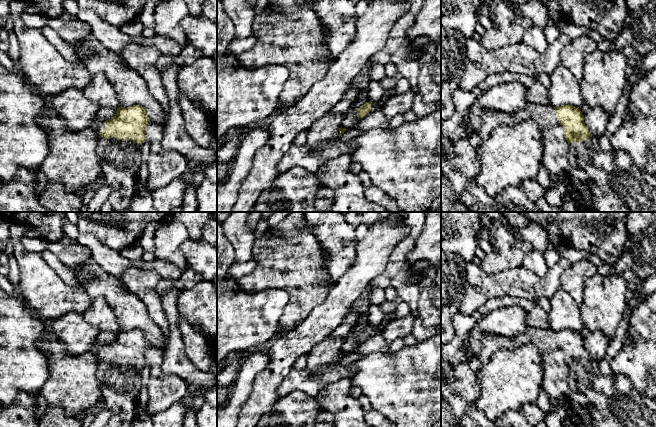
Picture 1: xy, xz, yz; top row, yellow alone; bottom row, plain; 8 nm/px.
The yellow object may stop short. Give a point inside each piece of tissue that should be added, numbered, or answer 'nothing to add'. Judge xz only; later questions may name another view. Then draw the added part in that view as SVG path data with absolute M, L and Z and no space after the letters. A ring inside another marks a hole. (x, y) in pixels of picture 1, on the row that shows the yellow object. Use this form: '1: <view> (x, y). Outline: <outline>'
1: xz (375, 106). Outline: M382 100L382 102L380 104L378 104L377 102L372 102L371 103L371 110L372 111L381 110L382 105L383 105L383 100Z

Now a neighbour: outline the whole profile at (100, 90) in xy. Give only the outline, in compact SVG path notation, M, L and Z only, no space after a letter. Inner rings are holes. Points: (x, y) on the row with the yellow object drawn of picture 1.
M104 73L93 75L89 84L83 89L83 93L100 108L106 106L120 107L117 92L108 76Z

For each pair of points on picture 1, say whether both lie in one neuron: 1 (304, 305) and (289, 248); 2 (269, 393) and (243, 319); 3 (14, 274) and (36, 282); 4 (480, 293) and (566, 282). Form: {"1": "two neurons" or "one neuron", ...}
{"1": "one neuron", "2": "two neurons", "3": "two neurons", "4": "two neurons"}

